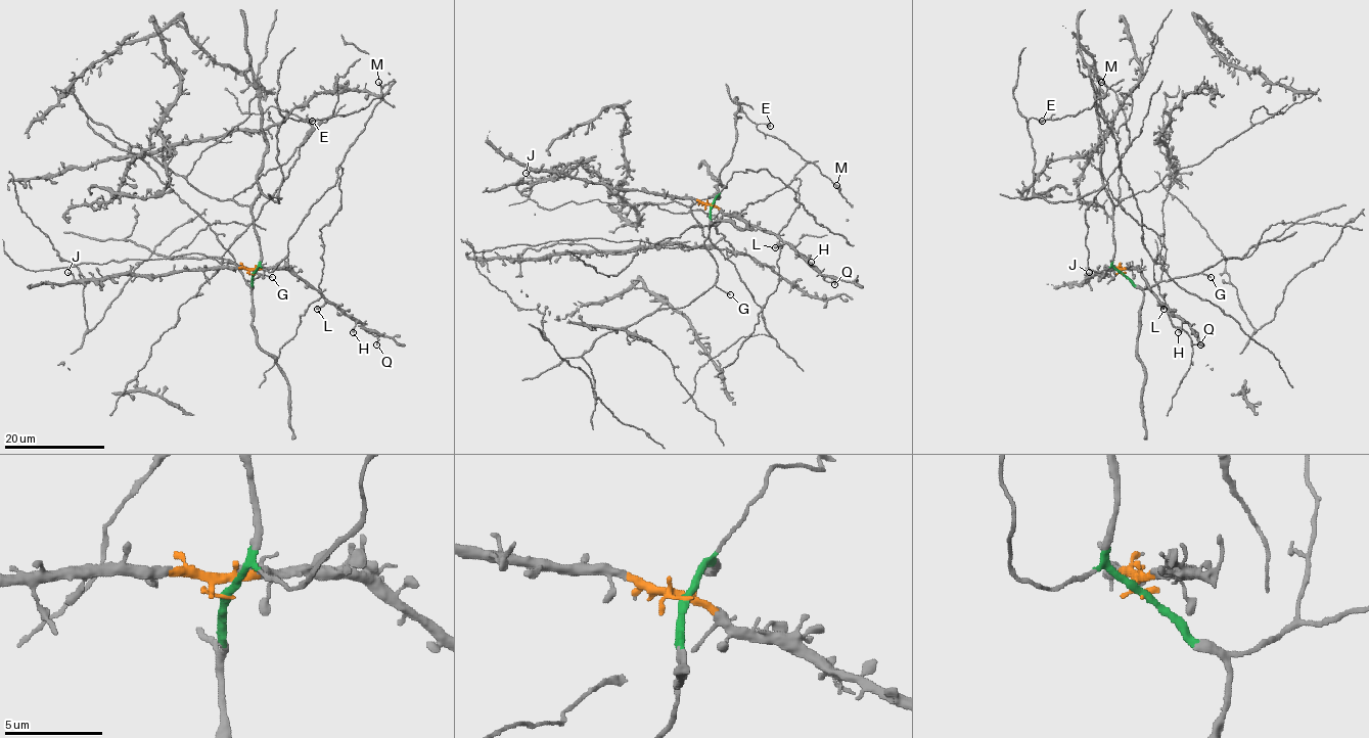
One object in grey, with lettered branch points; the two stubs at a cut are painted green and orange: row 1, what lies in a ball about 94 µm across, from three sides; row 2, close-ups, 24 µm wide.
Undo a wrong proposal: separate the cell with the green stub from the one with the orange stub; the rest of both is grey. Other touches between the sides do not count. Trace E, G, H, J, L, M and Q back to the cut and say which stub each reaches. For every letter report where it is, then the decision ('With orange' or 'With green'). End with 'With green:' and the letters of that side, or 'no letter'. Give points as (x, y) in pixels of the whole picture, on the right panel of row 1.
E: Place: (1042, 121). With green
G: Place: (1211, 277). With green
H: Place: (1178, 332). With orange
J: Place: (1089, 272). With orange
L: Place: (1164, 309). With orange
M: Place: (1101, 82). With green
Q: Place: (1200, 344). With orange
With green: E, G, M

